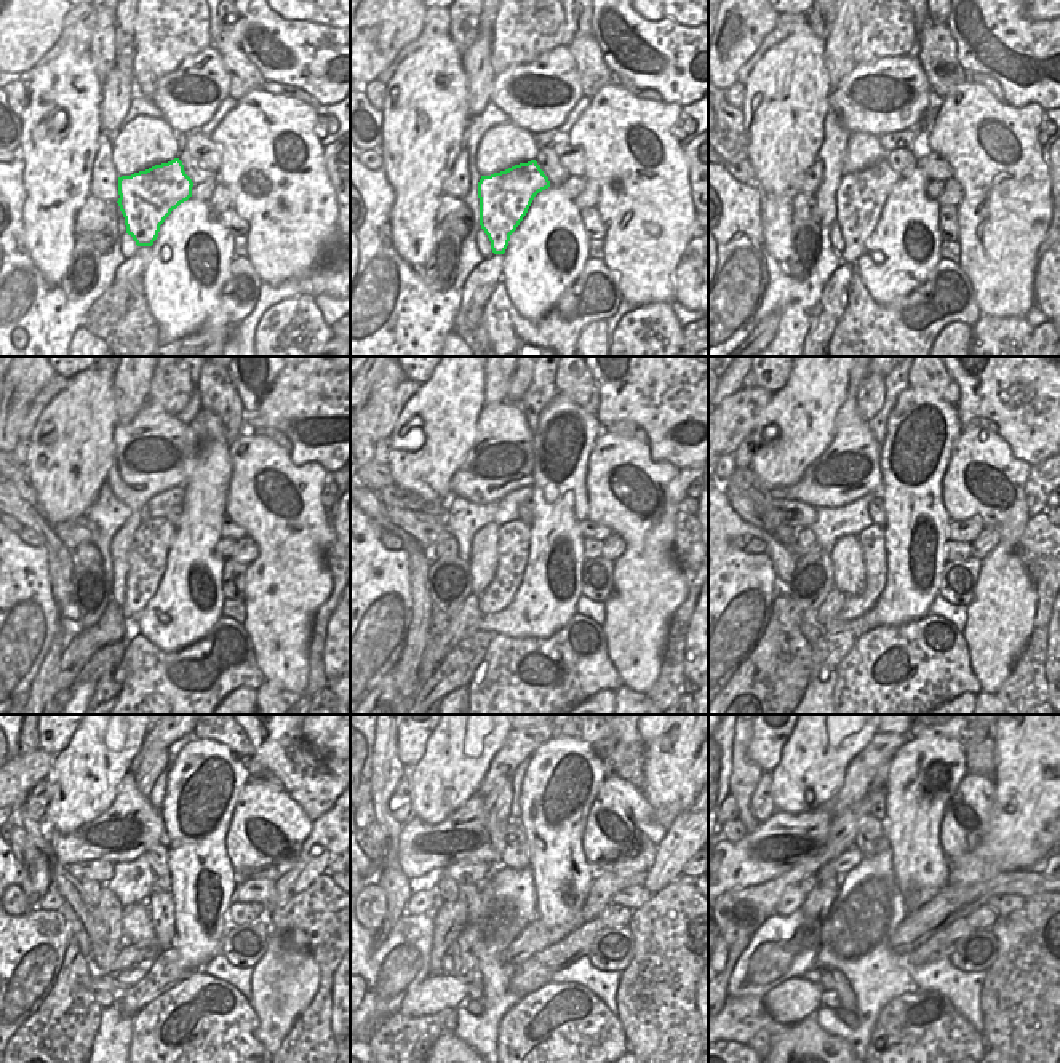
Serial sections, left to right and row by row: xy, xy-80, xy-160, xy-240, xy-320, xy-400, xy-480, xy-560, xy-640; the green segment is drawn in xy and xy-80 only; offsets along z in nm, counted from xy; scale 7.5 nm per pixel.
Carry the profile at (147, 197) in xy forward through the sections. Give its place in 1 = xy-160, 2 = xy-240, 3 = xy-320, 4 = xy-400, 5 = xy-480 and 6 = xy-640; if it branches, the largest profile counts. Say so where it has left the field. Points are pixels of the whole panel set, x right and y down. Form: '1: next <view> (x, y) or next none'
1: next xy-160 (860, 195)
2: next xy-240 (151, 544)
3: next xy-320 (514, 537)
4: next xy-400 (872, 539)
5: next xy-480 (160, 902)
6: next xy-640 (830, 999)

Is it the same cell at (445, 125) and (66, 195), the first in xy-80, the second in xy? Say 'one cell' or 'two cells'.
one cell

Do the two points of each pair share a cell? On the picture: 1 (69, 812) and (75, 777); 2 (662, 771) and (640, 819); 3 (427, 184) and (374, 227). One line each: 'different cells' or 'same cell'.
1: same cell
2: different cells
3: different cells

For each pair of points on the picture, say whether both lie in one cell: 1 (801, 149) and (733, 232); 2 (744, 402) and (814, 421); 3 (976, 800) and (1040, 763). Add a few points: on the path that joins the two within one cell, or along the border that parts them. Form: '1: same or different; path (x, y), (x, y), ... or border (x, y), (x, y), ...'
1: different; border (755, 183), (760, 192), (760, 230), (765, 237)
2: different; border (773, 394), (750, 433)
3: different; border (993, 779), (993, 804), (987, 827)

